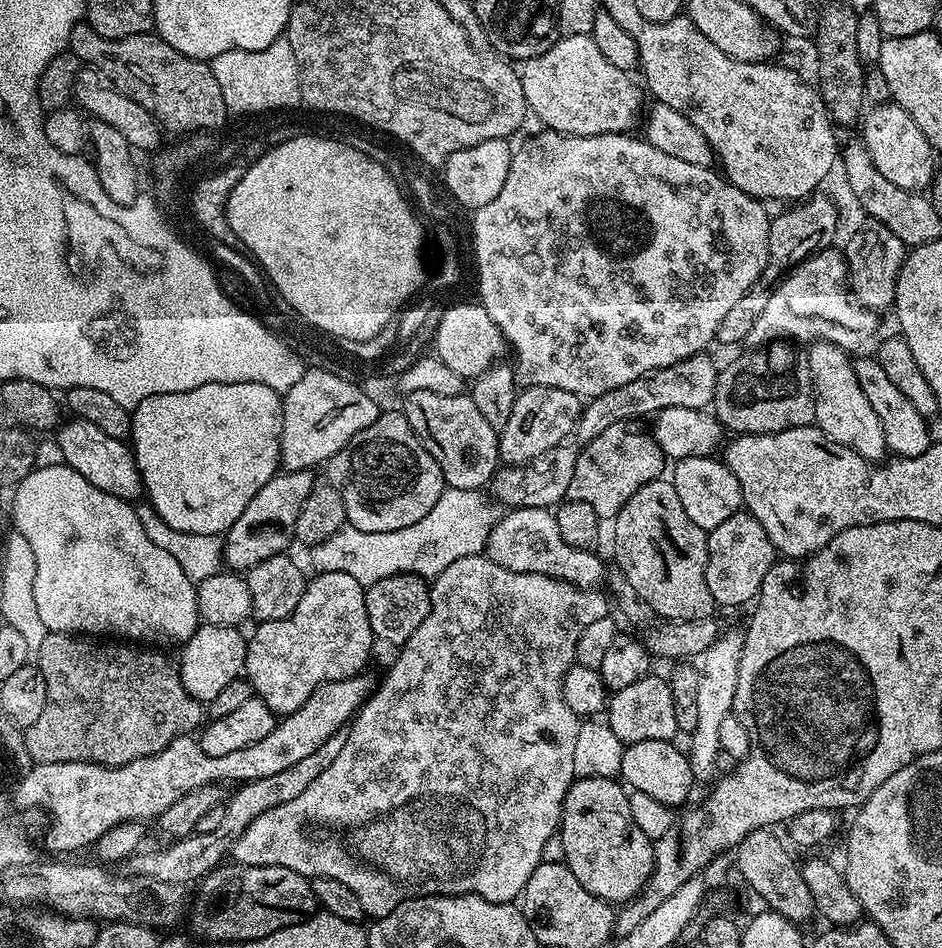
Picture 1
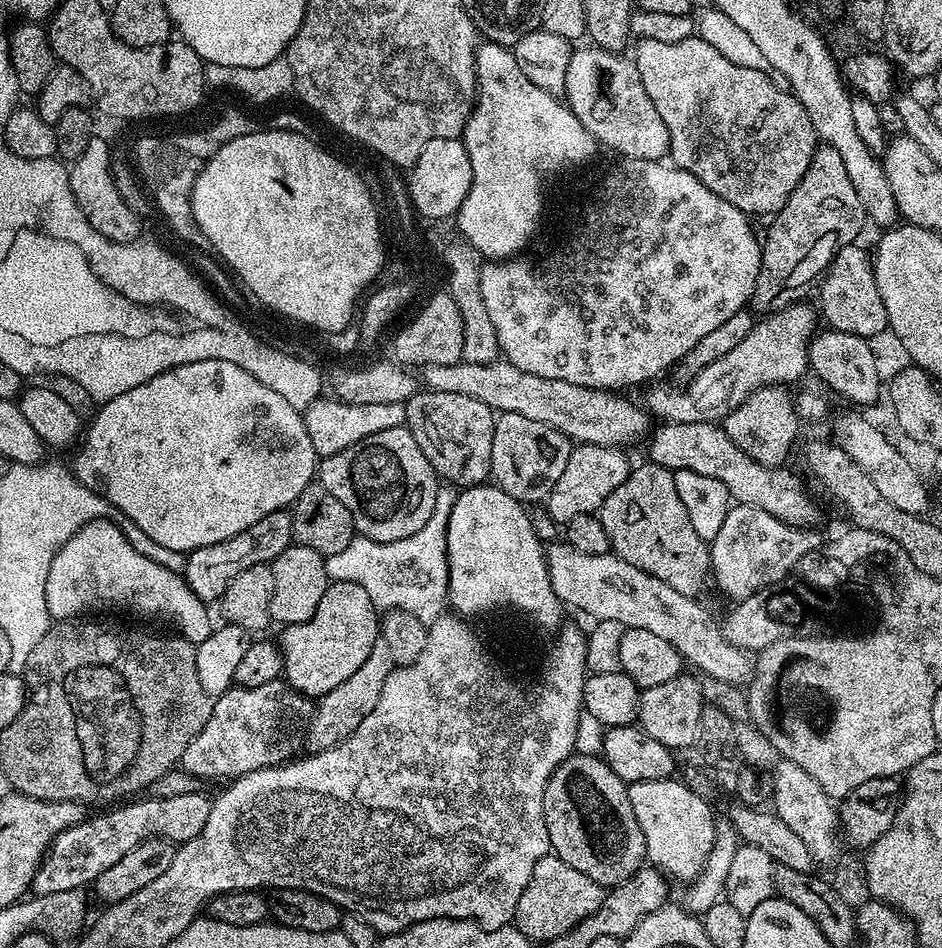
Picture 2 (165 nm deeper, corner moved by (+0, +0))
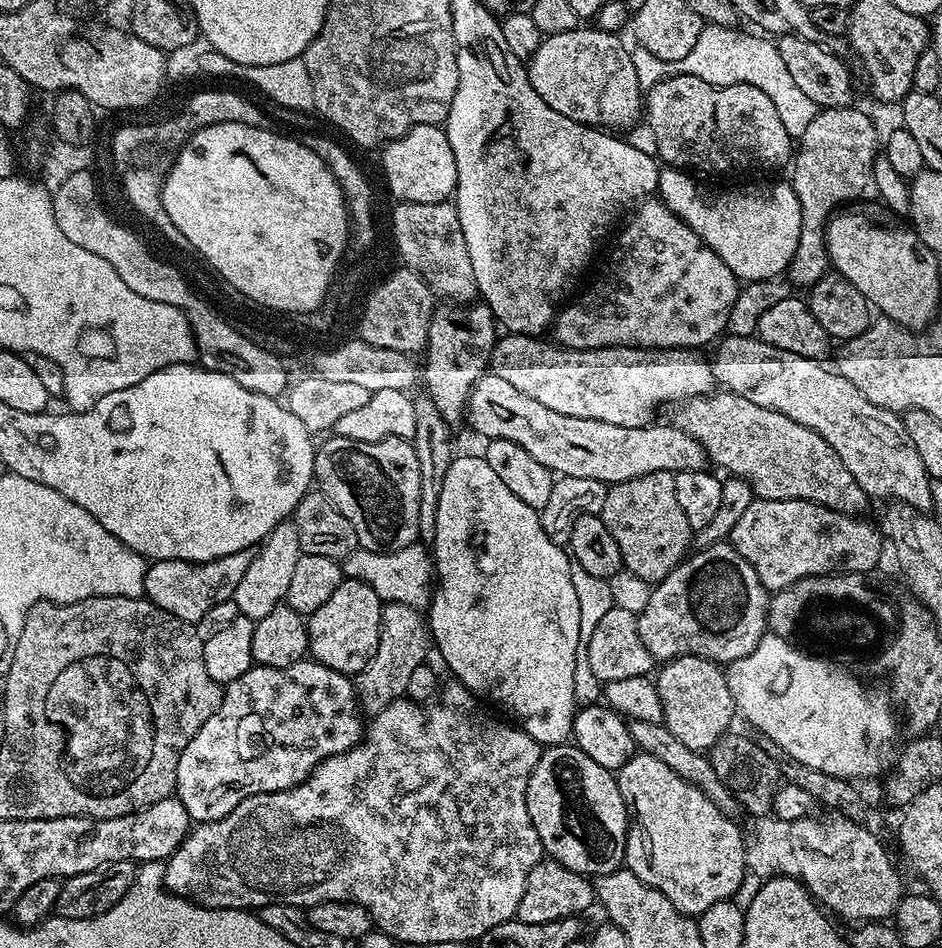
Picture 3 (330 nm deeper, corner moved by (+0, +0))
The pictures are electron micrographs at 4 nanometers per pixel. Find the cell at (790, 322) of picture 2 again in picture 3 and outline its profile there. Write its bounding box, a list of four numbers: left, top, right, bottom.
[490,334,717,428]

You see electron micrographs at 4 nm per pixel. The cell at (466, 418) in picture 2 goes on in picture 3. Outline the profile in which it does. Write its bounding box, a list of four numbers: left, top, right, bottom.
[422,302,498,426]

